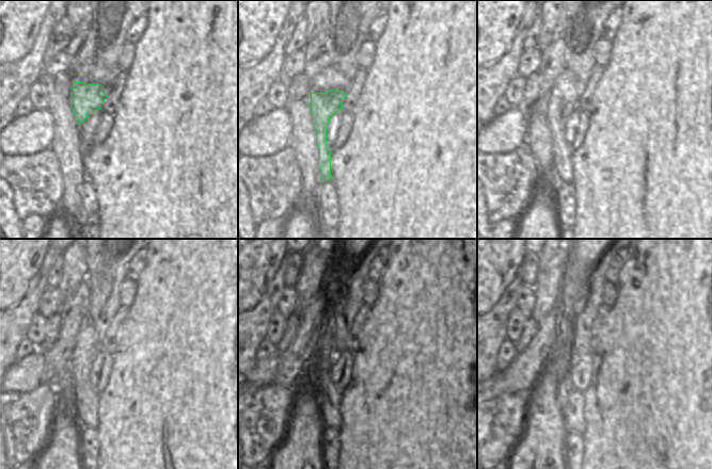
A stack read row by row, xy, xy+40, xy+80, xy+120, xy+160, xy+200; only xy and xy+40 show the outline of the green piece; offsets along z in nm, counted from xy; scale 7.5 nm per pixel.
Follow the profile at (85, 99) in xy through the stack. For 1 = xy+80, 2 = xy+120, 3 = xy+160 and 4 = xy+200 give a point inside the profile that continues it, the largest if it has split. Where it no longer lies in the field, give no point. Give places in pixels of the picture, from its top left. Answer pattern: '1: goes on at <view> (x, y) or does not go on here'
1: goes on at xy+80 (560, 104)
2: goes on at xy+120 (85, 398)
3: goes on at xy+160 (330, 400)
4: goes on at xy+200 (573, 401)

